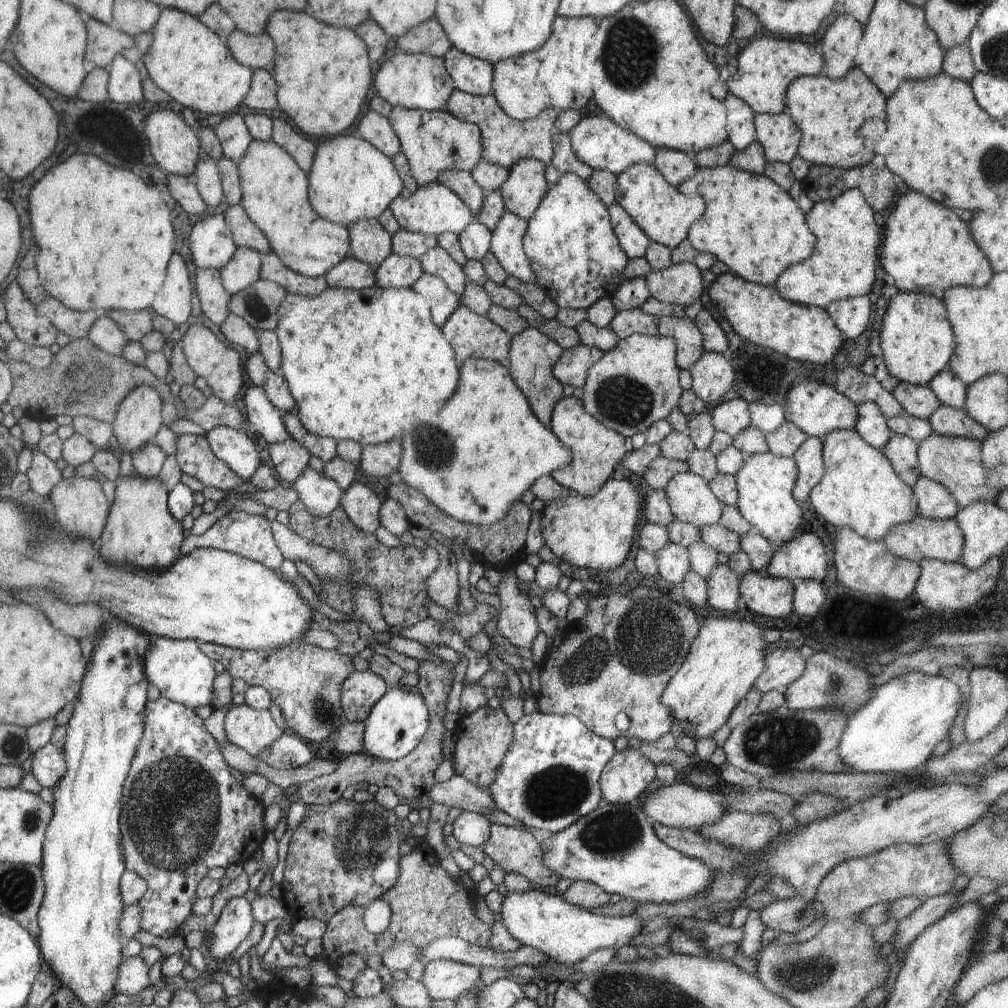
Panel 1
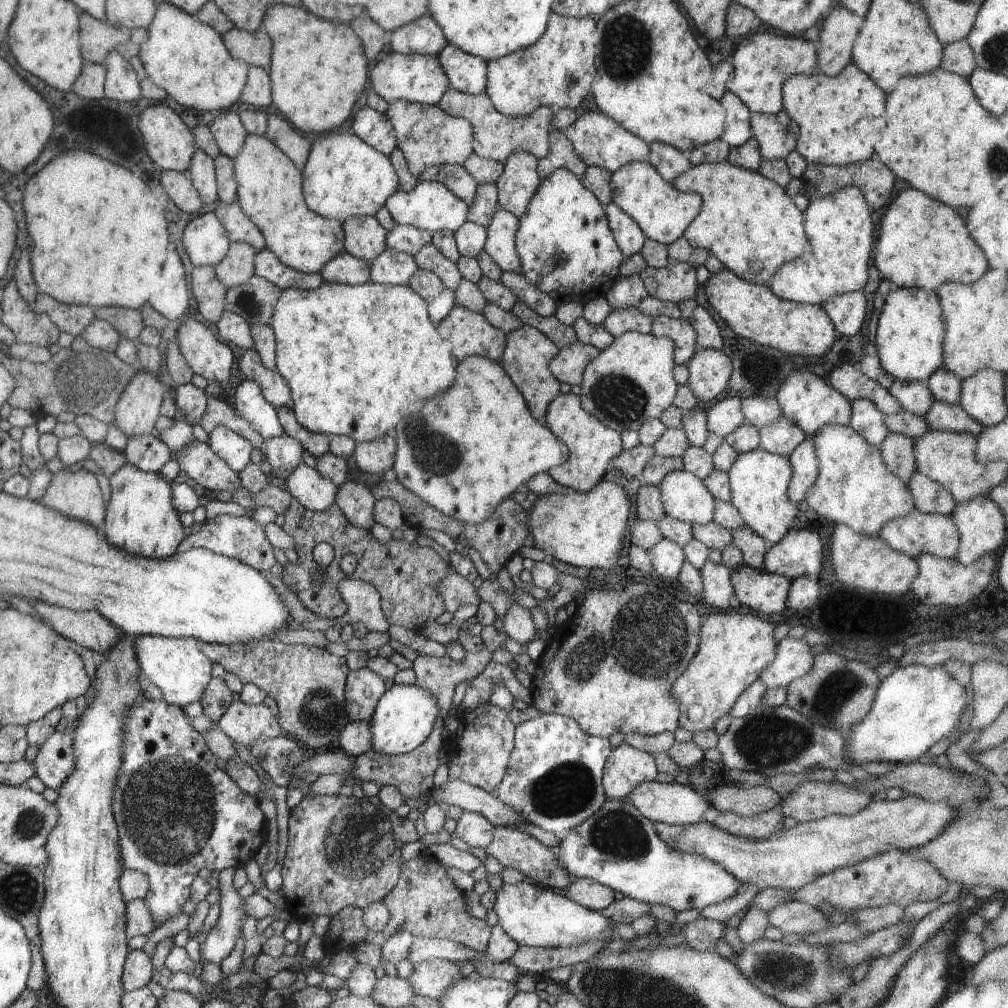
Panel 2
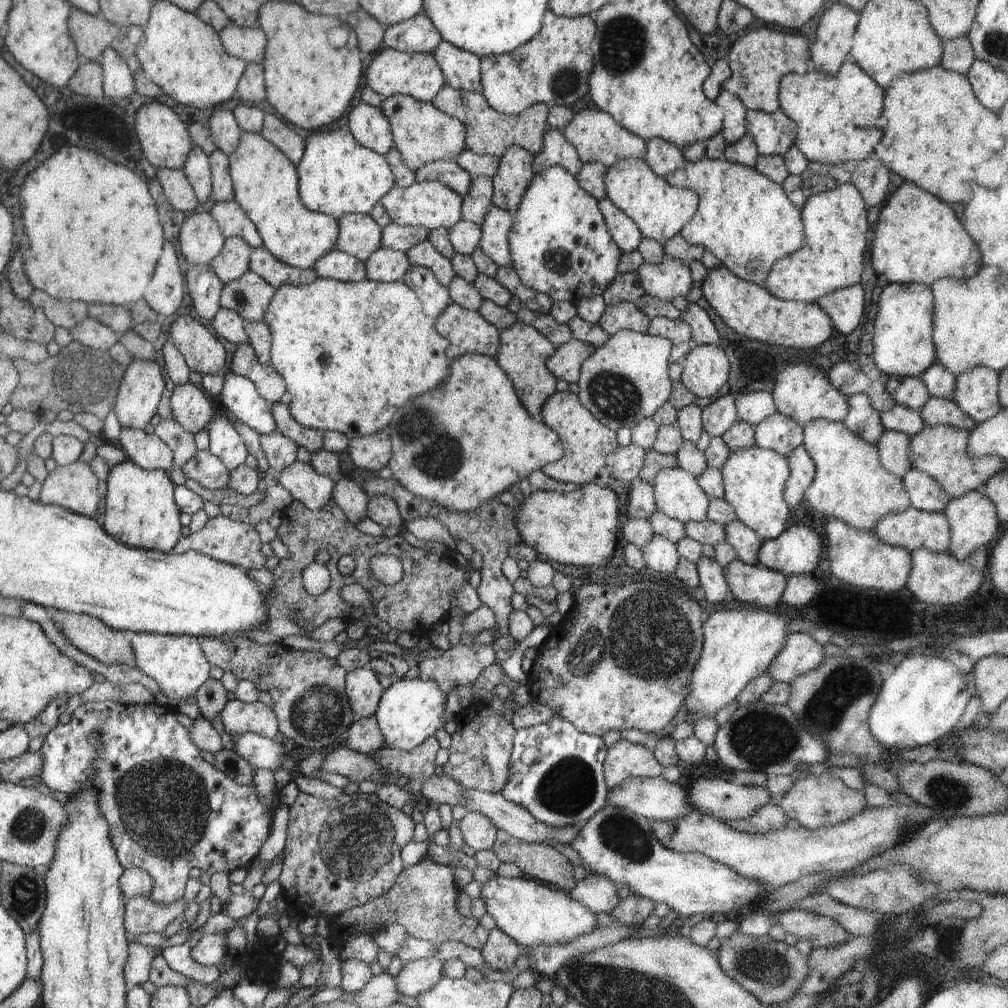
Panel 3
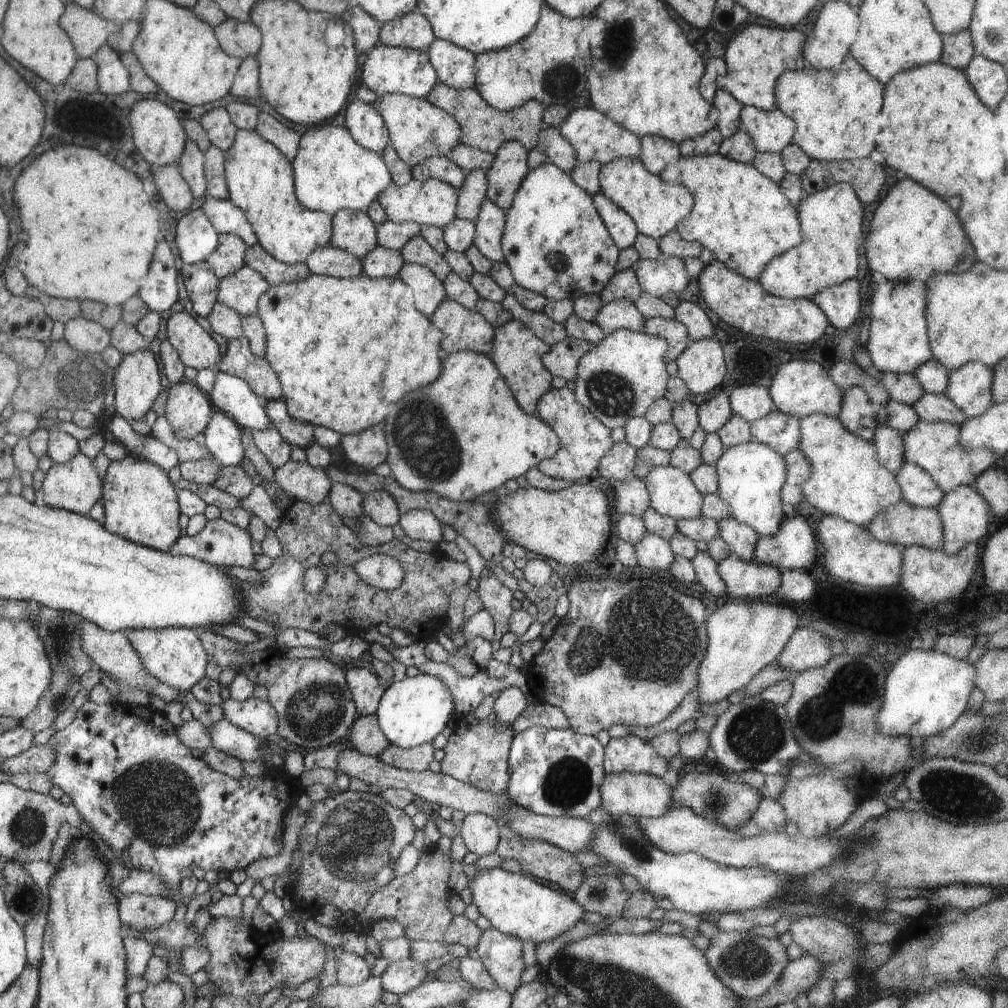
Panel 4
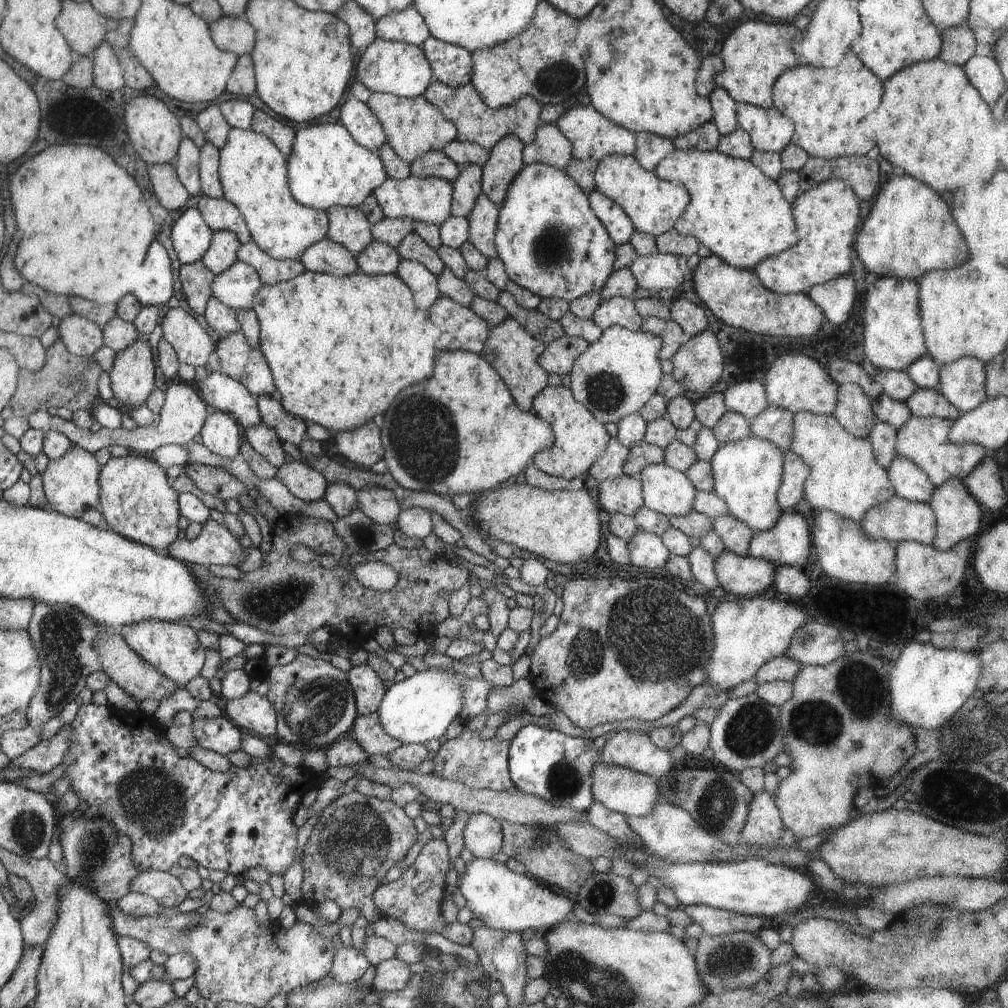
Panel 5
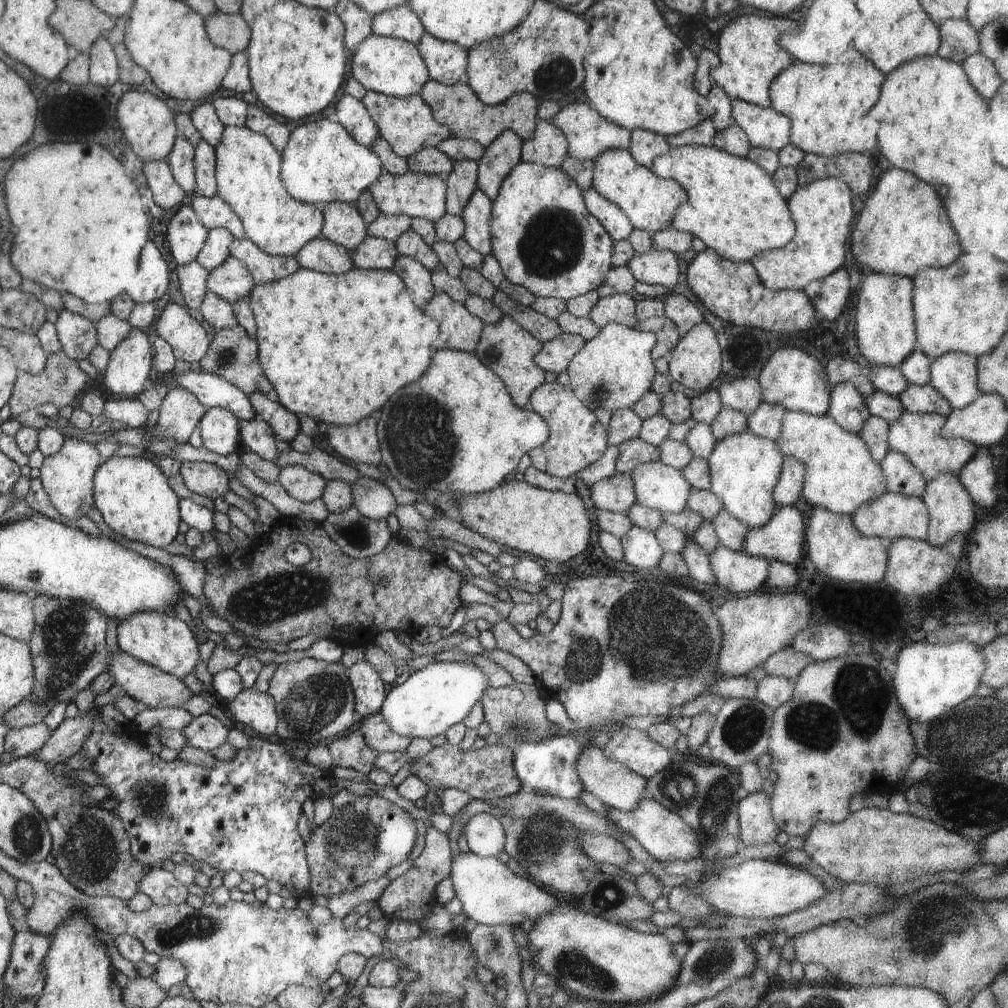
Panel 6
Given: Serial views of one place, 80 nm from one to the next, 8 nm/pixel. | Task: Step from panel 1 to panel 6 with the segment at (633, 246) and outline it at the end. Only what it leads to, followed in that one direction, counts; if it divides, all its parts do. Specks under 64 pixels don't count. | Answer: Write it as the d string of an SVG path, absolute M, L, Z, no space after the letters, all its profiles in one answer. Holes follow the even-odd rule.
M592 187L582 191L582 196L588 212L598 219L614 242L627 239L630 236L635 229L634 224L624 214L624 211L616 206L616 203L610 202Z

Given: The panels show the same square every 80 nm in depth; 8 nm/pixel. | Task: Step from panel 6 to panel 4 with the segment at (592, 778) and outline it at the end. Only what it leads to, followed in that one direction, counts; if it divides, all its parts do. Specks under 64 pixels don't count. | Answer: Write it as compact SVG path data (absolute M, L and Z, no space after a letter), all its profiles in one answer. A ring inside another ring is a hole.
M631 772L608 773L603 776L600 787L602 795L602 808L616 817L628 816L634 819L642 817L659 817L666 814L675 806L671 797L672 783L649 774Z

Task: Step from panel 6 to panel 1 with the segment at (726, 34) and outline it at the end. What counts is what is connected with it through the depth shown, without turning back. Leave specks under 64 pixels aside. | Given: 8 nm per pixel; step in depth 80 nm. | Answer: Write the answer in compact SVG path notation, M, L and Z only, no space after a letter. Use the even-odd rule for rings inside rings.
M762 33L750 40L736 58L736 74L727 80L730 95L741 98L755 113L780 114L786 108L787 90L798 77L816 76L824 70L823 54L814 45L799 40L774 38Z

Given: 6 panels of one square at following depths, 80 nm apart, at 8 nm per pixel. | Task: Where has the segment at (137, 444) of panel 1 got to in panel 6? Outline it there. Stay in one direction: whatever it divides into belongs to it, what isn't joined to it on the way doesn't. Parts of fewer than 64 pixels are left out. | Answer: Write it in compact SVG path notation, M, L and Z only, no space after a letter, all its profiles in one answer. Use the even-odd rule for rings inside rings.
M132 328L110 353L102 386L122 398L134 398L150 386L150 364L153 364L148 336Z

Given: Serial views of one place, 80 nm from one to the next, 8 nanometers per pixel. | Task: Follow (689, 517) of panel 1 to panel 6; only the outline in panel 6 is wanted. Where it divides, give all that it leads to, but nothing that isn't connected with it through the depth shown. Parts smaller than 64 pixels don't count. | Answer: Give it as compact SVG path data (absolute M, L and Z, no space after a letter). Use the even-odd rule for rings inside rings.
M658 460L640 463L630 474L636 503L663 513L677 513L686 508L692 486L682 470Z

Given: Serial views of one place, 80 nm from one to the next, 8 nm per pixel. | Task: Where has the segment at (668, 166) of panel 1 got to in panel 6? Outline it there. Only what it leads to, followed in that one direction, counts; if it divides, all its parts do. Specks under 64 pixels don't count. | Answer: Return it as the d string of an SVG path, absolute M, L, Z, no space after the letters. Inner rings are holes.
M634 129L627 149L638 164L651 168L654 159L666 154L670 147L667 137L644 129Z

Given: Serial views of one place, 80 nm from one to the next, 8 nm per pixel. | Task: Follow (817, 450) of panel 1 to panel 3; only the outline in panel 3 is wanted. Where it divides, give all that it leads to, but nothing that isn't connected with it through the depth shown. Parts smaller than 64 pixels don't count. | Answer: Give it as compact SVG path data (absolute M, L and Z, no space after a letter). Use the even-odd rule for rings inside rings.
M797 446L787 456L791 467L791 476L784 490L784 498L792 506L800 504L807 486L815 480L815 462L804 446Z

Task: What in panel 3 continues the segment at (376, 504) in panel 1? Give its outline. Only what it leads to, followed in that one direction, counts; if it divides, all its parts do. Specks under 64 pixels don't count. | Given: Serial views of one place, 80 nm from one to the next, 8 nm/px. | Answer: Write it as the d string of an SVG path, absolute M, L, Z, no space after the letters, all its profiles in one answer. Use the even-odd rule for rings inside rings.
M342 476L336 481L331 500L345 512L350 522L357 524L367 516L369 496L352 479Z

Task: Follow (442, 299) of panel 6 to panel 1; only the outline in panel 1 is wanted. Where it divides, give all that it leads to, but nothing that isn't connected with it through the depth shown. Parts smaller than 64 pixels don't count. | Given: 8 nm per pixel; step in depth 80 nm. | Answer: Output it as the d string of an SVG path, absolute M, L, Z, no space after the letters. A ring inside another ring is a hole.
M461 304L454 313L448 317L448 320L441 330L445 338L455 349L455 358L457 362L464 362L471 358L490 359L499 363L507 364L507 358L510 354L511 334L504 331L503 328L496 325L487 317L487 315L476 314L471 308Z

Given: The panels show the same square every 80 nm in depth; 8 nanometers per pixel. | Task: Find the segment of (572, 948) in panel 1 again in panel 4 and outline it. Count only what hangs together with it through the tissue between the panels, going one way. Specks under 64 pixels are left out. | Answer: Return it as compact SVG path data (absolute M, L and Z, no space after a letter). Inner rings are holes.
M502 867L485 868L478 871L474 877L468 877L468 880L467 887L472 893L474 906L484 918L490 920L492 927L504 934L540 944L541 941L562 936L576 922L584 921L586 912L579 902L568 898L568 894L558 892L558 888L542 888L540 882L536 882L532 876L524 876L524 873L510 874Z

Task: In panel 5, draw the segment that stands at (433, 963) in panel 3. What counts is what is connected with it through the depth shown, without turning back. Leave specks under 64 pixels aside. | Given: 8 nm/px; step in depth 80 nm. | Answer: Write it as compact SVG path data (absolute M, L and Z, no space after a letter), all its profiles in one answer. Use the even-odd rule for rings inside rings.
M392 957L375 966L371 988L381 992L397 991L407 985L411 976L407 964Z

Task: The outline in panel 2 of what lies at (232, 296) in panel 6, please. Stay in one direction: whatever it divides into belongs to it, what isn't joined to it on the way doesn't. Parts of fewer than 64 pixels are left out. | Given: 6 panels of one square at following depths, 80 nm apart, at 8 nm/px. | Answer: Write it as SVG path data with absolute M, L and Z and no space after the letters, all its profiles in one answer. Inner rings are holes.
M256 274L247 283L227 289L226 310L242 315L250 324L268 325L282 291Z

